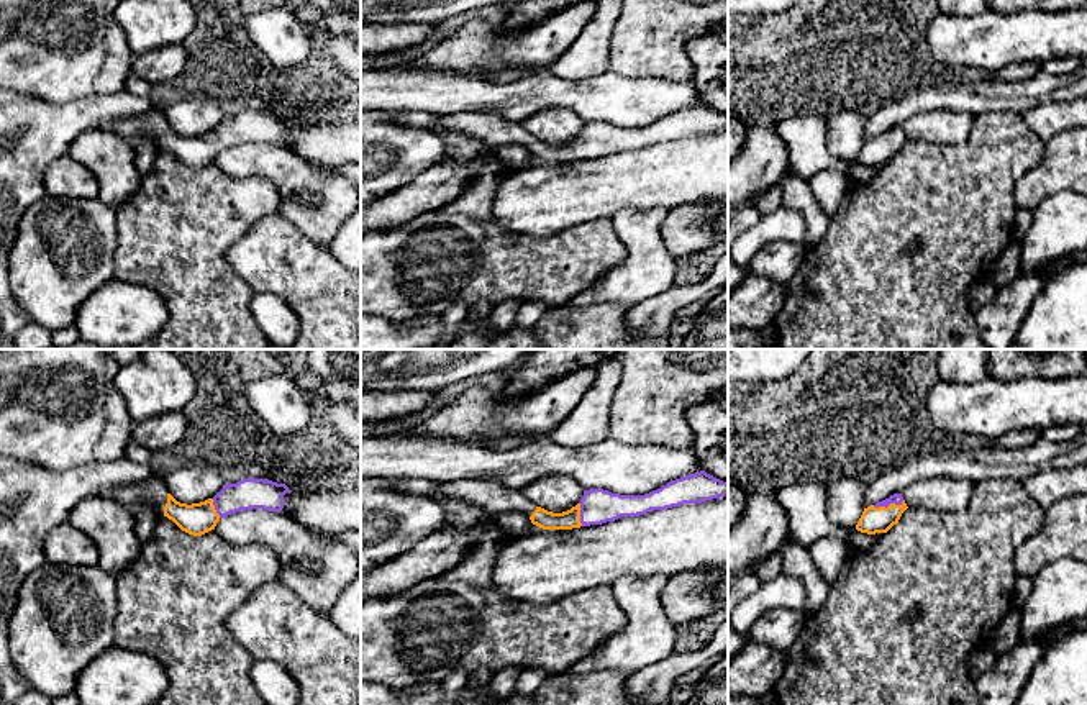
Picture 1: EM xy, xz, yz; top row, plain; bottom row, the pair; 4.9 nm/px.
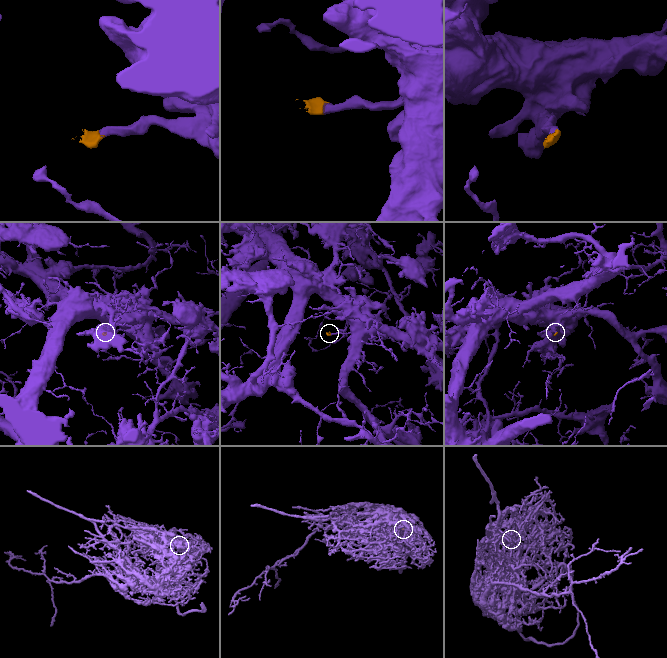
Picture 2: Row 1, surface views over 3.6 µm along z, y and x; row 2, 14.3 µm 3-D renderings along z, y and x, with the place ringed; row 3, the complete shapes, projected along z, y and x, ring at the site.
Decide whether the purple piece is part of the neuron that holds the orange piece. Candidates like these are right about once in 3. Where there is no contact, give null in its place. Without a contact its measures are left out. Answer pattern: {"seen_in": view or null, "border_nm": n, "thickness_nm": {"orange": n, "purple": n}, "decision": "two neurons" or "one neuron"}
{"seen_in": "yz", "border_nm": 160, "thickness_nm": {"orange": 130, "purple": 60}, "decision": "one neuron"}

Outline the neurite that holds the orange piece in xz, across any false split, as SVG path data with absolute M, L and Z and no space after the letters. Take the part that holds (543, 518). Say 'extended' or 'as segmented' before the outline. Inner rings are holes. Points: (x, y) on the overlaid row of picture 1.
extended | M705 471L667 482L644 495L620 495L603 489L584 490L582 500L567 512L553 513L538 507L523 490L510 489L495 480L456 480L439 484L448 498L467 500L487 510L492 516L520 512L543 530L572 530L615 521L621 516L646 515L684 503L700 503L728 495L728 482Z

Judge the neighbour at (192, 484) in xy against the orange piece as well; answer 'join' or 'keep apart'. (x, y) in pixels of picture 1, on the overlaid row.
keep apart

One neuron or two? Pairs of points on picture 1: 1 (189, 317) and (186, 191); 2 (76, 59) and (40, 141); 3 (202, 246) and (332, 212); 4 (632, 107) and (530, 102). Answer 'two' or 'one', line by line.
1: one
2: two
3: two
4: one

